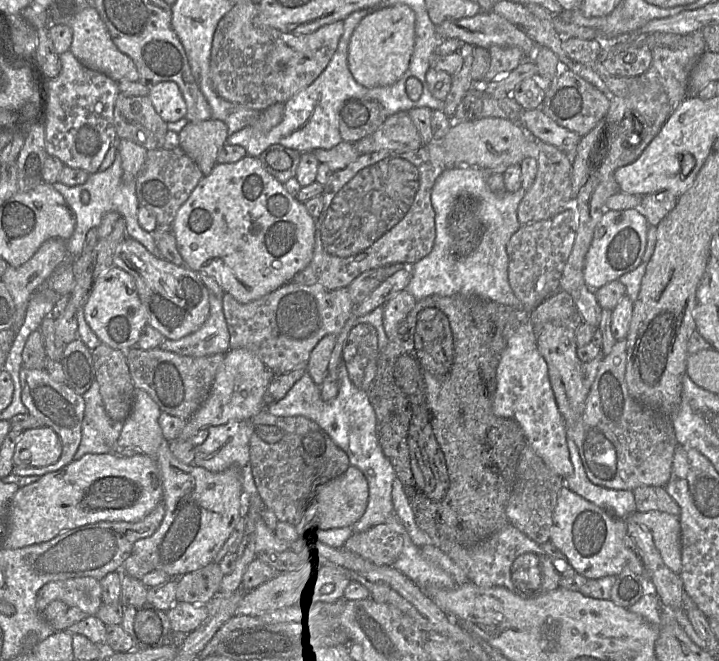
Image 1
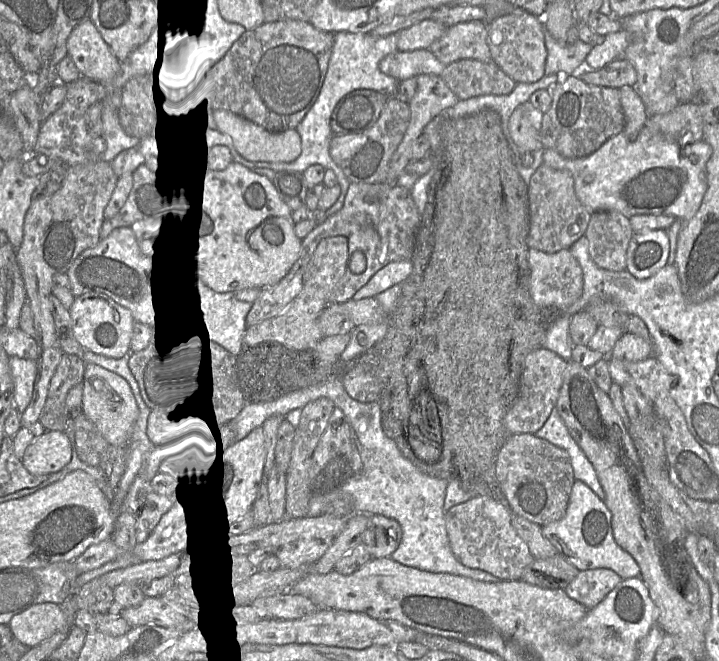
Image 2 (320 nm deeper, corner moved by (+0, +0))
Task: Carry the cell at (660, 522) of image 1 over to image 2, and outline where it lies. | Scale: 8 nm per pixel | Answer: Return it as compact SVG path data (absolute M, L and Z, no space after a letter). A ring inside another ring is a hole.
M575 480L563 517L541 527L543 536L556 548L558 555L572 564L578 571L606 568L613 570L622 580L640 576L640 568L633 557L614 540L610 510L584 482Z

